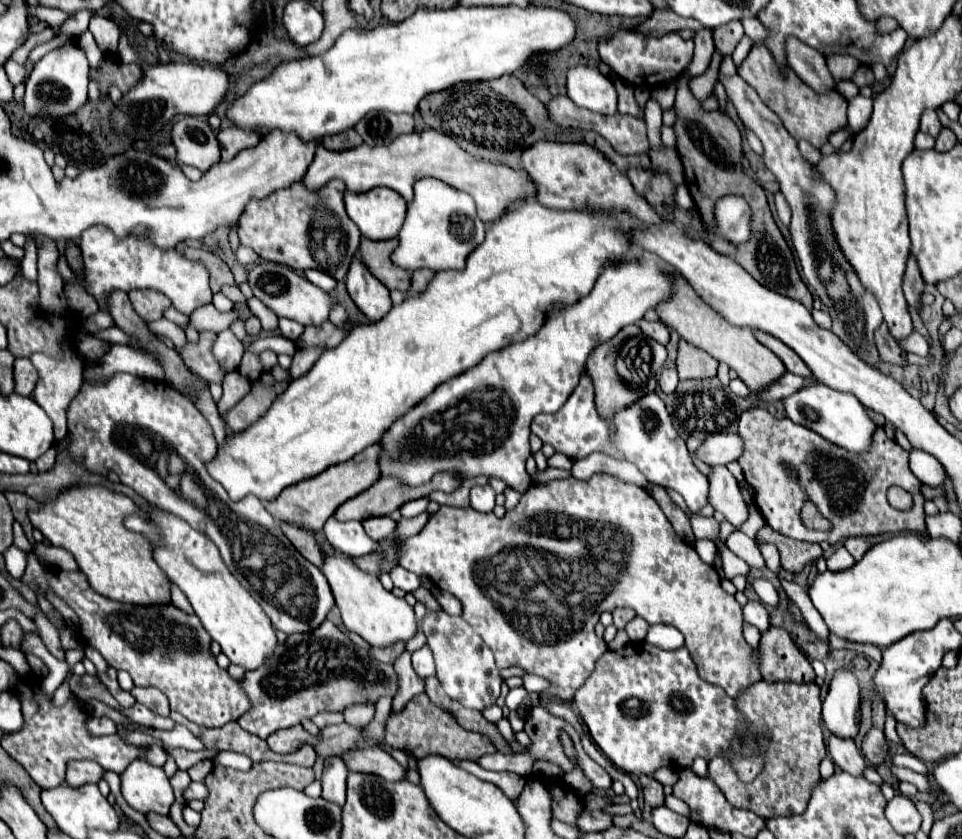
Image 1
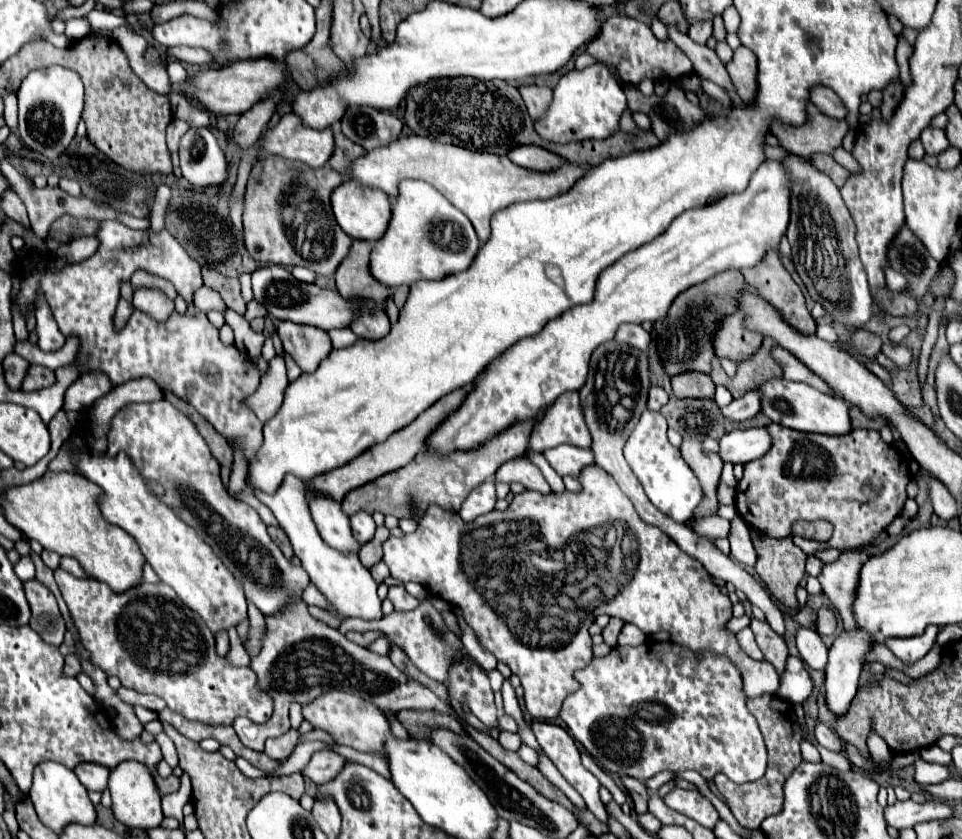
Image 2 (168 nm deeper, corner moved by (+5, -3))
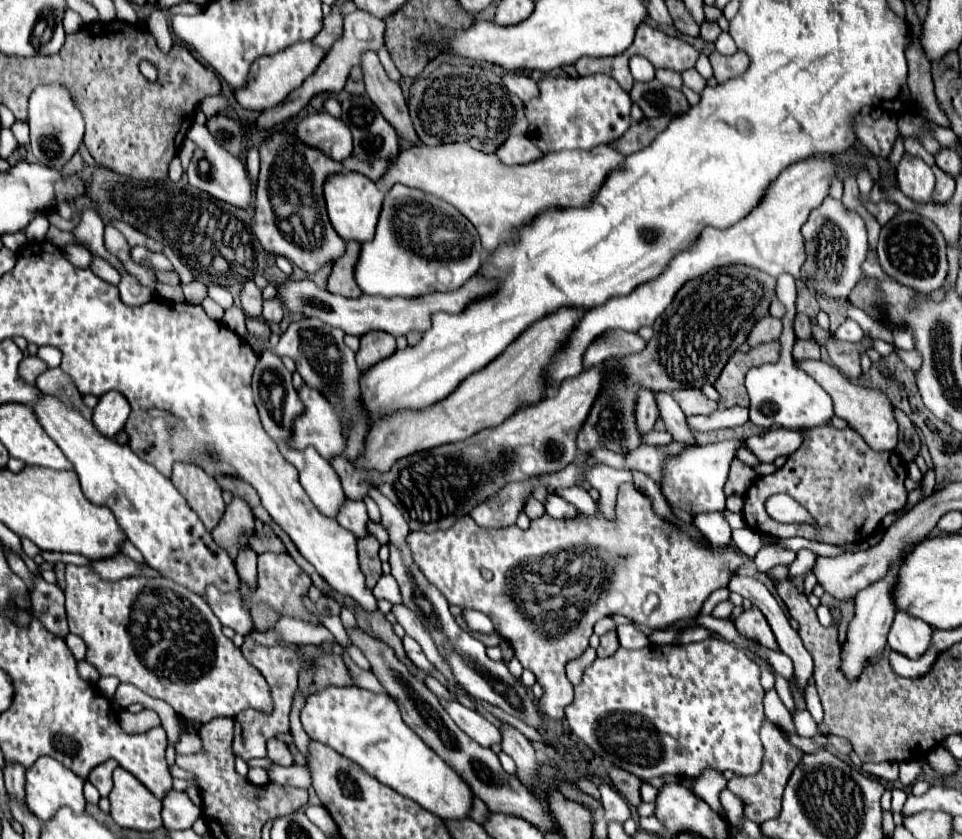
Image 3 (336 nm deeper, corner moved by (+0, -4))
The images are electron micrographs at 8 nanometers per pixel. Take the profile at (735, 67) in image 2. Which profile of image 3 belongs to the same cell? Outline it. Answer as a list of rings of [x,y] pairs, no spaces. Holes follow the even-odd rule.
[[[737,50],[733,56],[721,56],[719,52],[713,52],[709,56],[709,60],[711,60],[713,72],[715,72],[715,78],[719,84],[723,84],[731,78],[737,78],[737,76],[743,76],[749,66],[749,58],[743,50]]]

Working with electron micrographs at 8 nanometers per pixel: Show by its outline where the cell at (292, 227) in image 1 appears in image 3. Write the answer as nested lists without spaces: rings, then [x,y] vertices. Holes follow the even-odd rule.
[[[275,132],[267,138],[259,148],[259,156],[261,174],[257,182],[251,228],[263,250],[287,258],[305,272],[317,272],[327,262],[341,258],[347,244],[339,238],[339,234],[335,234],[335,228],[327,218],[323,198],[323,184],[331,174],[343,172],[341,162],[335,162],[323,152],[305,146],[287,132]]]

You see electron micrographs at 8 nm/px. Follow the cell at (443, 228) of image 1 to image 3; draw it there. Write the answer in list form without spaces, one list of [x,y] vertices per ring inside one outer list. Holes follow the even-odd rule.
[[[395,184],[385,196],[375,238],[371,242],[361,244],[361,256],[355,266],[355,280],[363,294],[369,296],[413,298],[431,292],[451,292],[477,274],[481,266],[481,252],[483,248],[475,226],[459,210],[431,194],[425,194],[403,184]]]

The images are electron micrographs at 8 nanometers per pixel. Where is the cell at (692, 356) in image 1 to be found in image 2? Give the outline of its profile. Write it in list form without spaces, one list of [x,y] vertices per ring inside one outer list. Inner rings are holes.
[[[682,373],[682,377],[672,377],[672,391],[678,399],[710,399],[714,397],[714,383],[704,373]]]

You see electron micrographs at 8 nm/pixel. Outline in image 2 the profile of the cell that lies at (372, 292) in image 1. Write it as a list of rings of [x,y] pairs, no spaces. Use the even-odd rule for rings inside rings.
[[[370,309],[370,313],[362,313],[362,317],[358,317],[358,321],[350,325],[350,329],[362,339],[378,341],[386,337],[386,333],[390,333],[390,321],[380,309]]]

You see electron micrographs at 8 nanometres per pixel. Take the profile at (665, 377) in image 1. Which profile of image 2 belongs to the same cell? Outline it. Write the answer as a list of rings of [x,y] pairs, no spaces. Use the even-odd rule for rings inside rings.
[[[658,385],[650,387],[650,393],[648,393],[648,409],[650,411],[660,411],[666,403],[668,403],[666,391],[662,387],[658,387]]]

